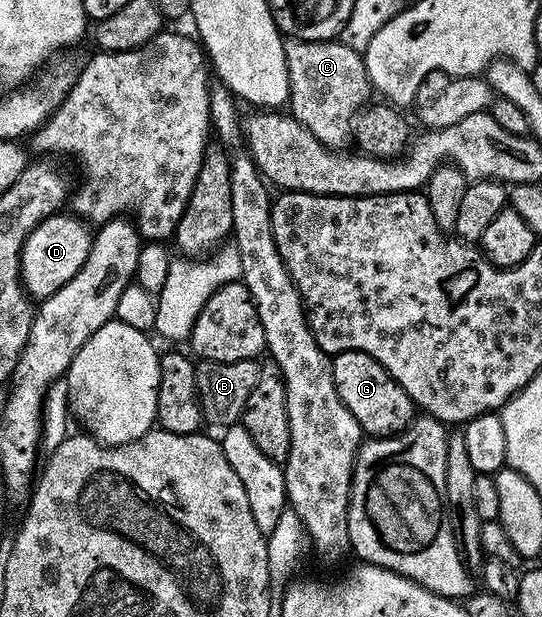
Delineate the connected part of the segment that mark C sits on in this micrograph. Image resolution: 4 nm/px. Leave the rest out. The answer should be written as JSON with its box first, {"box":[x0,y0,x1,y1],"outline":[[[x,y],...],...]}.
{"box":[285,40,372,148],"outline":[[[342,40],[329,42],[288,41],[285,45],[287,71],[289,72],[289,114],[298,120],[328,148],[343,148],[352,141],[351,121],[364,109],[367,97],[372,97],[371,81],[367,79],[363,55],[358,50],[349,48]]]}

